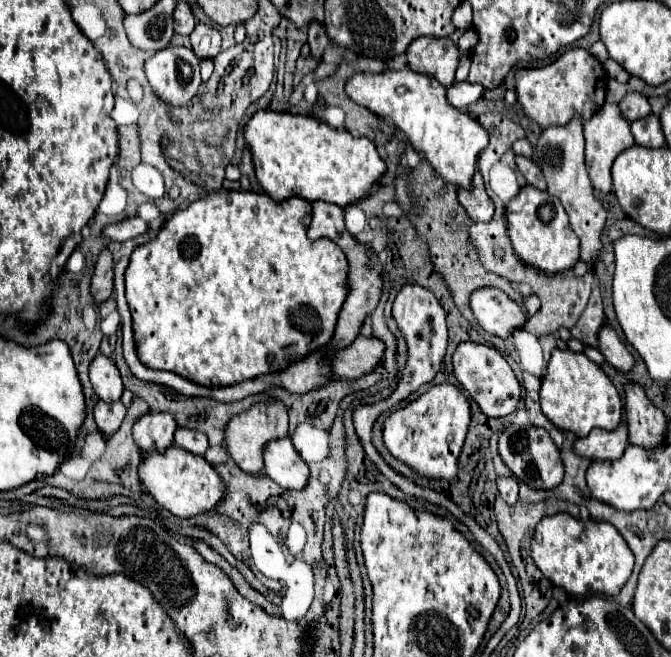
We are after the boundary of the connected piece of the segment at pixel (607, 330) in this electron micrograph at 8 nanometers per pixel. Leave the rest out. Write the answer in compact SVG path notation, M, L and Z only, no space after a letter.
M604 325L598 333L600 339L600 353L604 355L604 359L616 367L622 373L628 373L634 367L634 359L632 353L628 351L628 347L618 339L618 335L614 333L612 327Z

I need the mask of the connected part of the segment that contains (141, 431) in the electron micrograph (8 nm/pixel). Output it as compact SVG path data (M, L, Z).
M148 413L142 415L134 427L134 439L136 445L148 453L148 451L166 451L174 441L176 421L168 413Z

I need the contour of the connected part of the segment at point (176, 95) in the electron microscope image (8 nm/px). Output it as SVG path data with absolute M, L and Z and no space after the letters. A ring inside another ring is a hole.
M166 47L166 49L158 51L154 57L150 57L146 61L144 71L146 71L146 77L148 77L150 85L158 93L158 97L164 99L166 103L174 105L174 107L186 105L196 95L196 91L198 91L198 87L202 83L200 81L200 59L188 47ZM184 67L190 69L190 79L182 79Z

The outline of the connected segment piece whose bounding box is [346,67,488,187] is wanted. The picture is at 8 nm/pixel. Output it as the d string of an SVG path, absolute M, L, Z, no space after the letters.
M410 67L402 71L386 69L384 73L356 73L346 83L346 95L358 105L394 123L406 135L410 145L424 153L426 161L442 175L446 183L470 187L476 159L488 145L488 131L476 123L466 109L452 107L446 101L446 89L436 83L436 79L428 79L428 75L420 75Z

